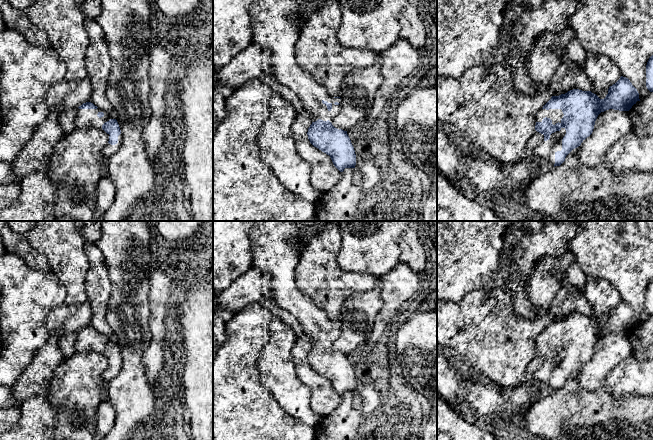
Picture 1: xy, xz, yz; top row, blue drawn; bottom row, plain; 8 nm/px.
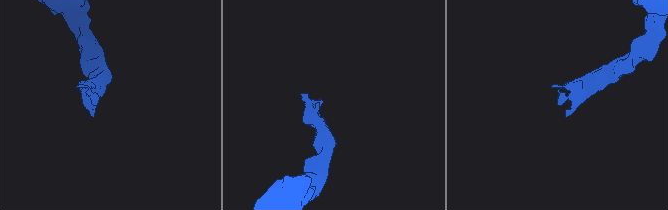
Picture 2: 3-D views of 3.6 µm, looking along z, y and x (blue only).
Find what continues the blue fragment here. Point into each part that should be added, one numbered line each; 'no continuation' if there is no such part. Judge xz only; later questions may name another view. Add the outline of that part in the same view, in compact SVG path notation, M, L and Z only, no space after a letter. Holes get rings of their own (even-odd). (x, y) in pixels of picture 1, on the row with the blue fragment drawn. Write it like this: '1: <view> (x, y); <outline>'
1: xz (272, 25); M253 0L249 6L253 43L260 44L271 52L270 64L276 80L292 90L302 101L304 108L311 113L312 121L333 118L340 112L342 100L332 97L313 77L296 62L295 46L301 27L293 22L291 14L297 11L295 0Z

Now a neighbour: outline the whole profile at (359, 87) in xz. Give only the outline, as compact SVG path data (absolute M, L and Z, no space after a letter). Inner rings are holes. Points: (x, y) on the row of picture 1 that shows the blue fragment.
M381 56L367 68L358 68L348 73L341 84L340 112L333 118L332 125L344 131L351 129L358 121L367 118L374 96L383 83L380 73Z

